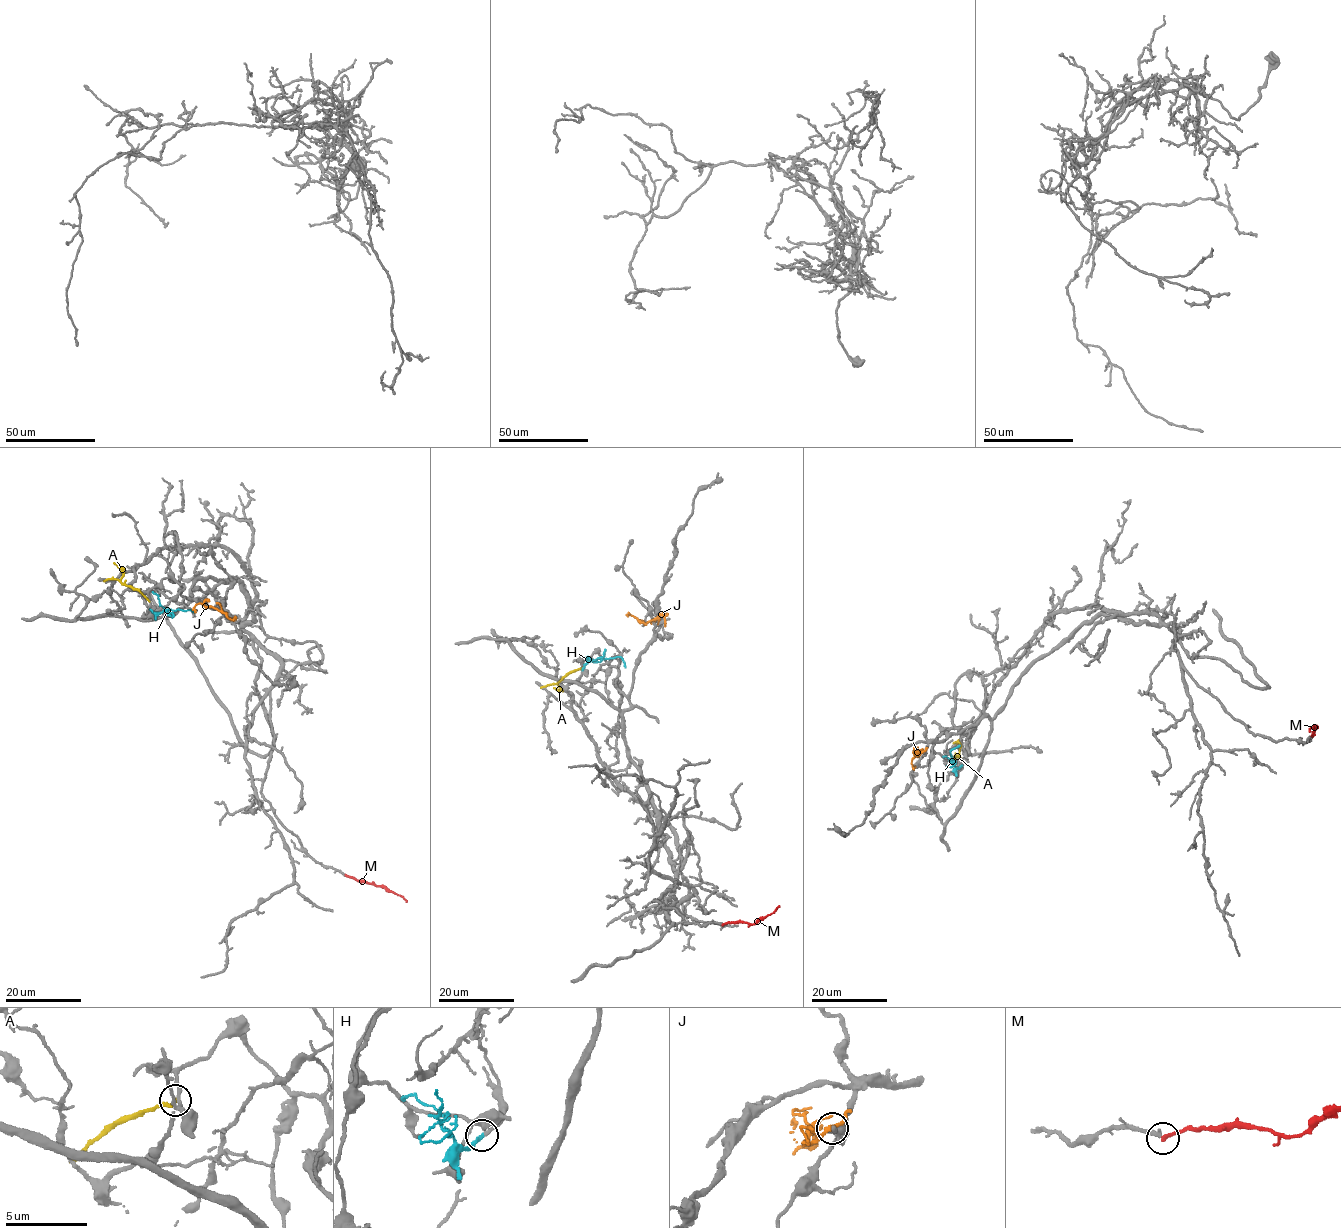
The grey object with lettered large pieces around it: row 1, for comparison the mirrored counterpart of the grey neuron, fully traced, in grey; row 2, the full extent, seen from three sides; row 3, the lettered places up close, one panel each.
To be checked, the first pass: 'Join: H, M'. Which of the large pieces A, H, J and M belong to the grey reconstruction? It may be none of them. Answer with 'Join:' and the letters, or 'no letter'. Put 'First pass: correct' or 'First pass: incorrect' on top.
First pass: correct
Join: H, M

